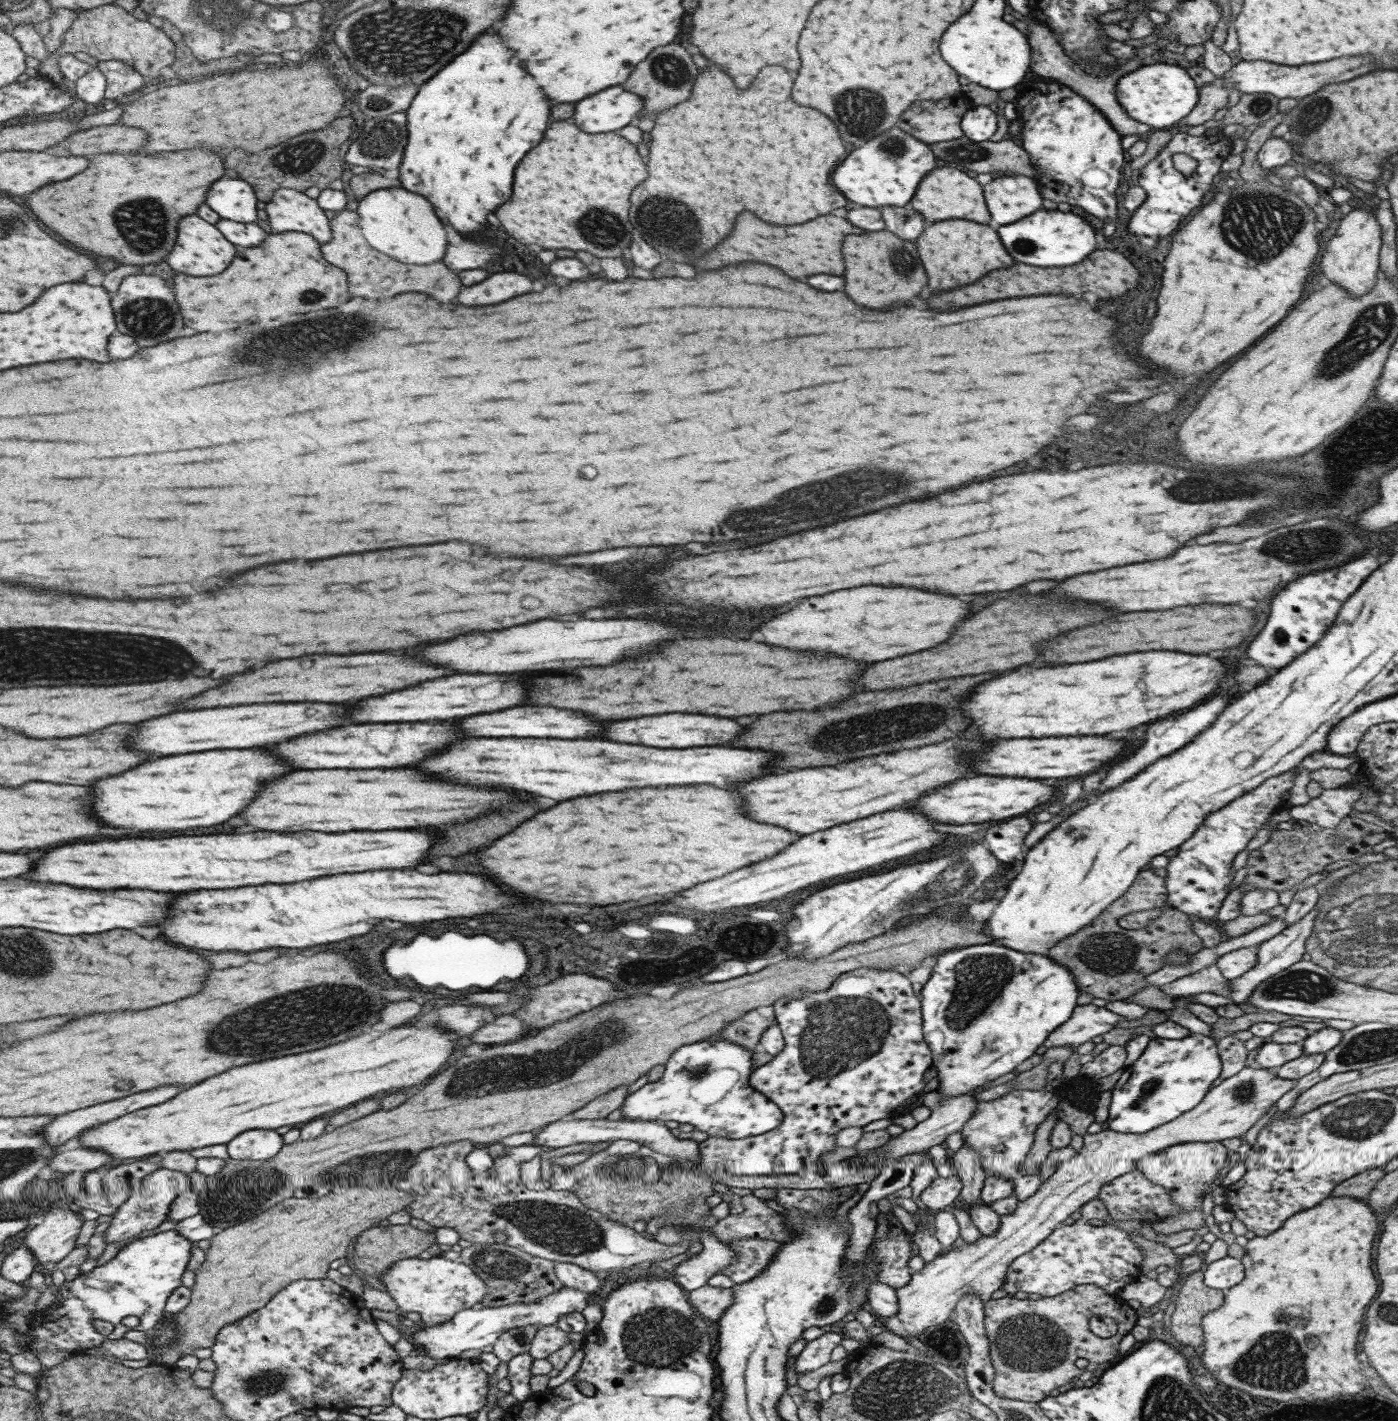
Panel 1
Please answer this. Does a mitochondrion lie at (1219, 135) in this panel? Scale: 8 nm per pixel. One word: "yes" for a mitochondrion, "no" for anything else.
no

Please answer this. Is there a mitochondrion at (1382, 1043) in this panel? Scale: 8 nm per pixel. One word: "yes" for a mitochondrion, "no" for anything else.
yes

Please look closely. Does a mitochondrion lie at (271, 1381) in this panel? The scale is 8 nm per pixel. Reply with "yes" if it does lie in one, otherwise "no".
yes

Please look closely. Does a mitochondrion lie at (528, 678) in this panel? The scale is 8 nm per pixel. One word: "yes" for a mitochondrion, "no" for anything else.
no

